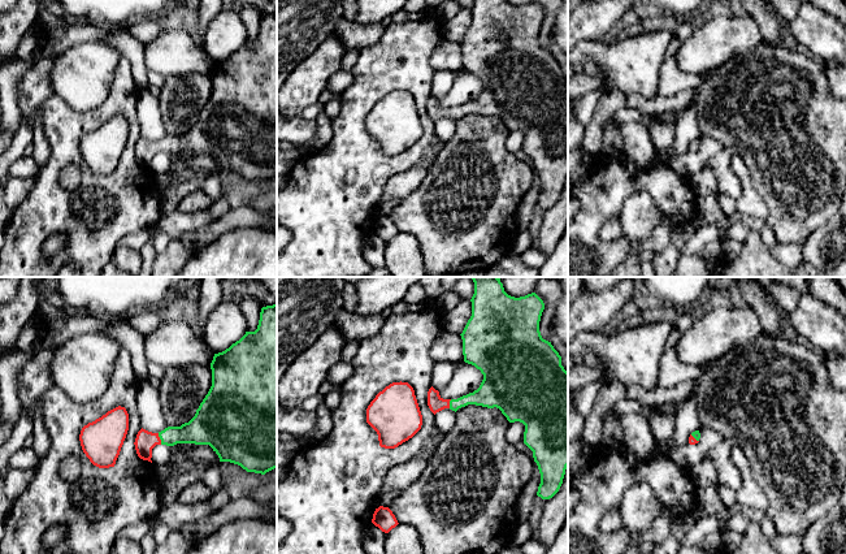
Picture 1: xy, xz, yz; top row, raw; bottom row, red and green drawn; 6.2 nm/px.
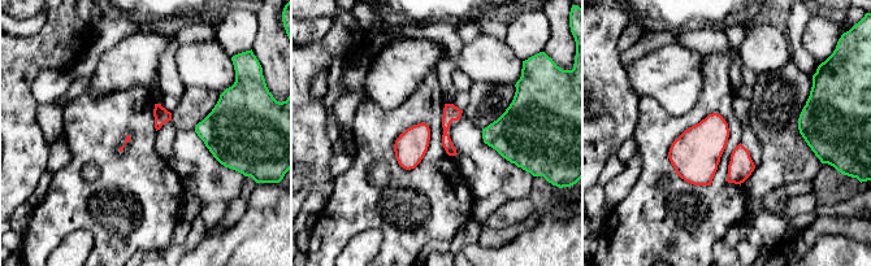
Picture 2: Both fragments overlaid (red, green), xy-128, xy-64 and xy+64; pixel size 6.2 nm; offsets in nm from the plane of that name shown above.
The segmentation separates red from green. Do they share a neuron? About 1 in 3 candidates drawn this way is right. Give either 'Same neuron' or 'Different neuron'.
Same neuron

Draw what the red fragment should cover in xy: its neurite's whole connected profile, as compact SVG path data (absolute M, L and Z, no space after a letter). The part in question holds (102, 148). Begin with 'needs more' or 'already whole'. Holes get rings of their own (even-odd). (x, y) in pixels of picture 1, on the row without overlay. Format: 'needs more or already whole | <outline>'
already whole | M118 114L82 137L82 159L94 174L114 176L127 139L129 122L125 116Z

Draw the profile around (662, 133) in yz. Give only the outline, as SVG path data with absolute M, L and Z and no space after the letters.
M621 108L606 124L606 126L619 126L634 121L647 127L656 152L665 152L672 156L672 143L674 139L674 124L664 122L658 114L643 114L635 108Z

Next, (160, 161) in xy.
M156 153L152 157L152 172L155 174L160 174L166 172L170 168L170 155L166 153Z

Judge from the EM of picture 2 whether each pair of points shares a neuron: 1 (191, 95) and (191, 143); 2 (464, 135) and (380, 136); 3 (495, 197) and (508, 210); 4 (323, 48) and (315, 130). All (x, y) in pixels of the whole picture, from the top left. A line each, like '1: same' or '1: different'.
1: different
2: different
3: different
4: same

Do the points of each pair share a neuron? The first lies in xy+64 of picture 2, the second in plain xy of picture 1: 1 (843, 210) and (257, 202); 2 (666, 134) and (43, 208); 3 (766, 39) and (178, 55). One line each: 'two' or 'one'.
1: one
2: one
3: one

